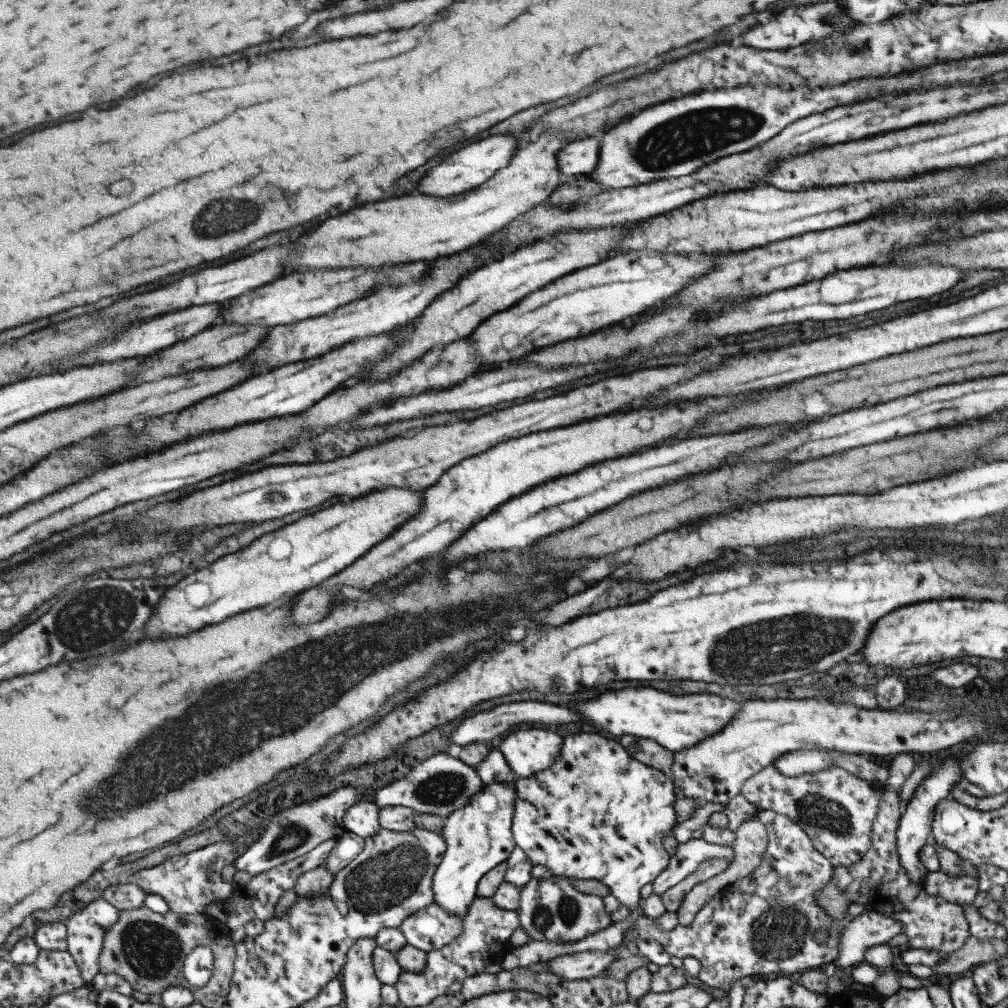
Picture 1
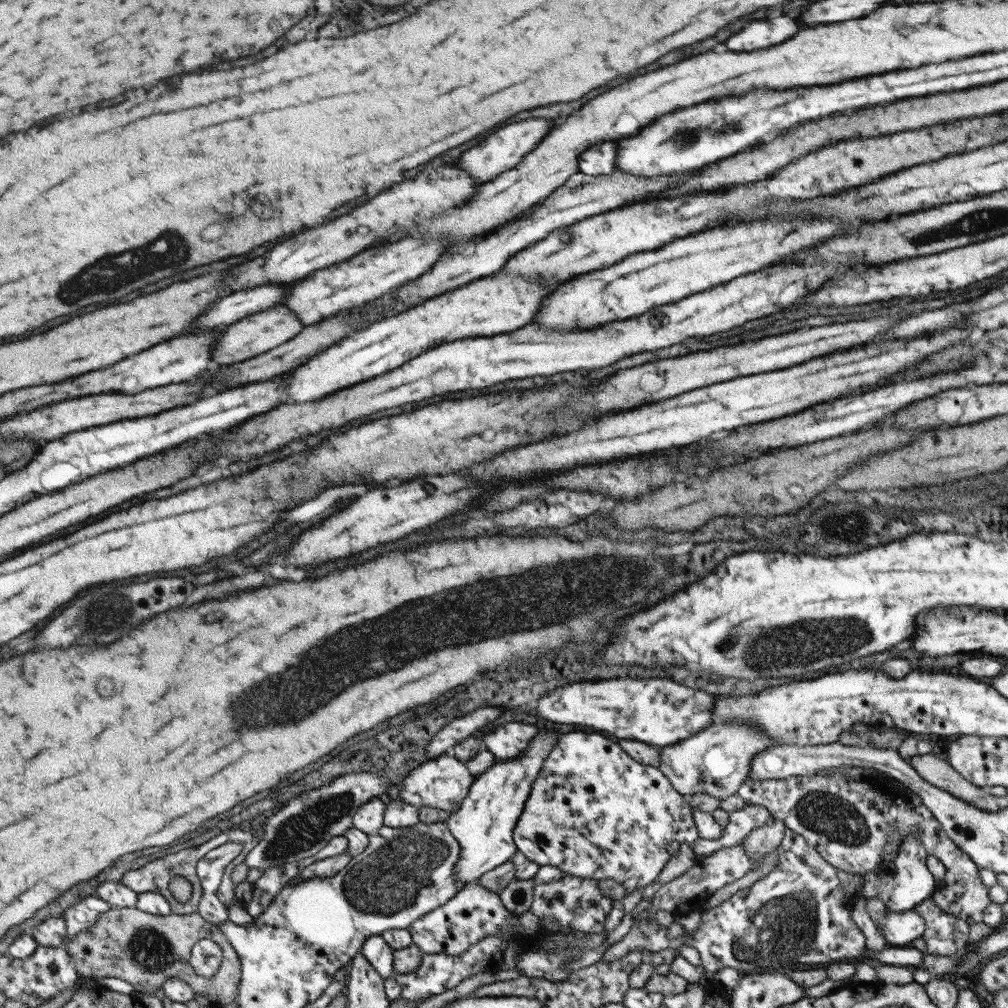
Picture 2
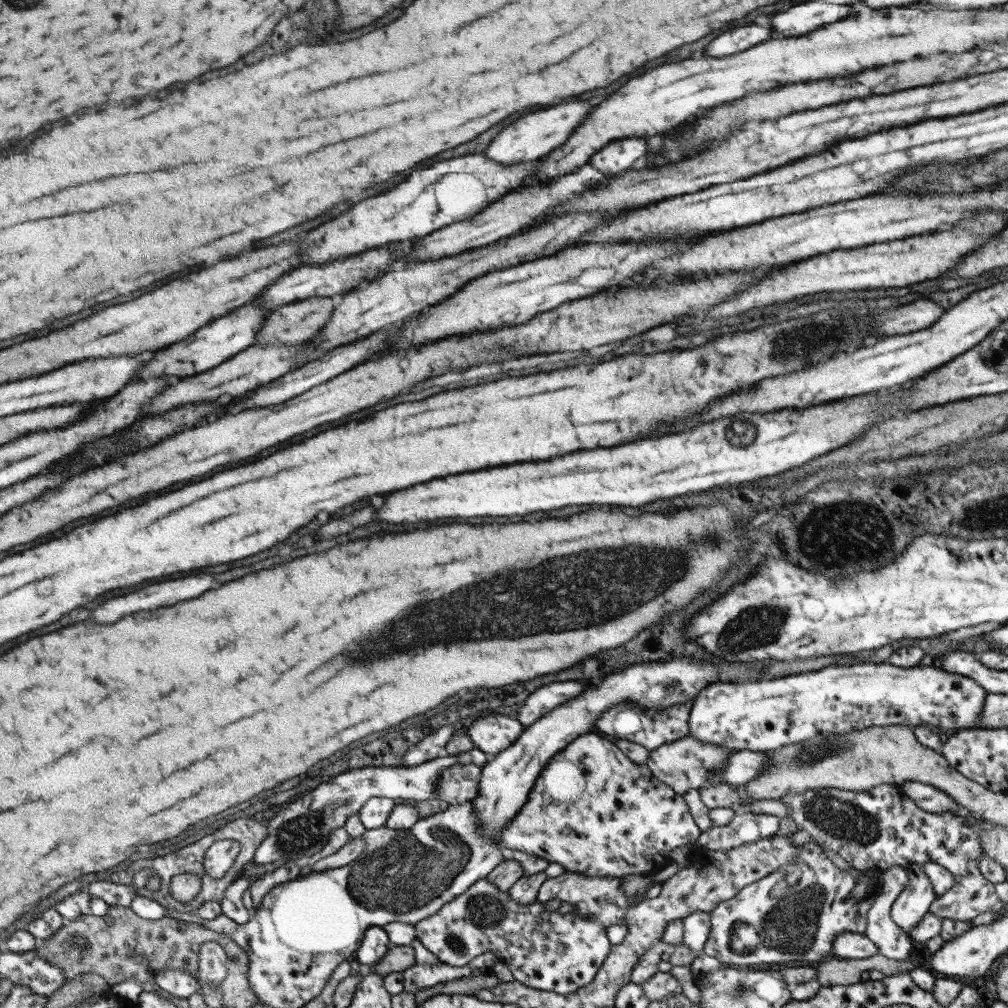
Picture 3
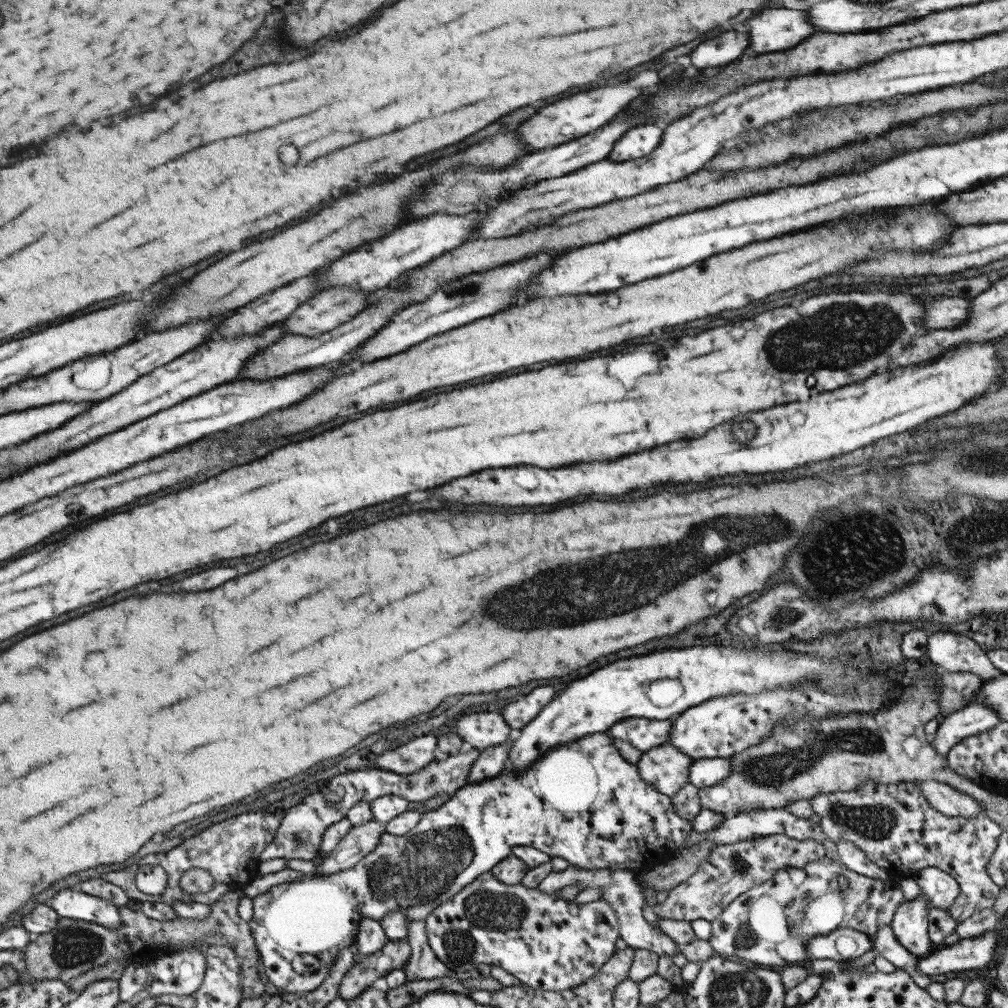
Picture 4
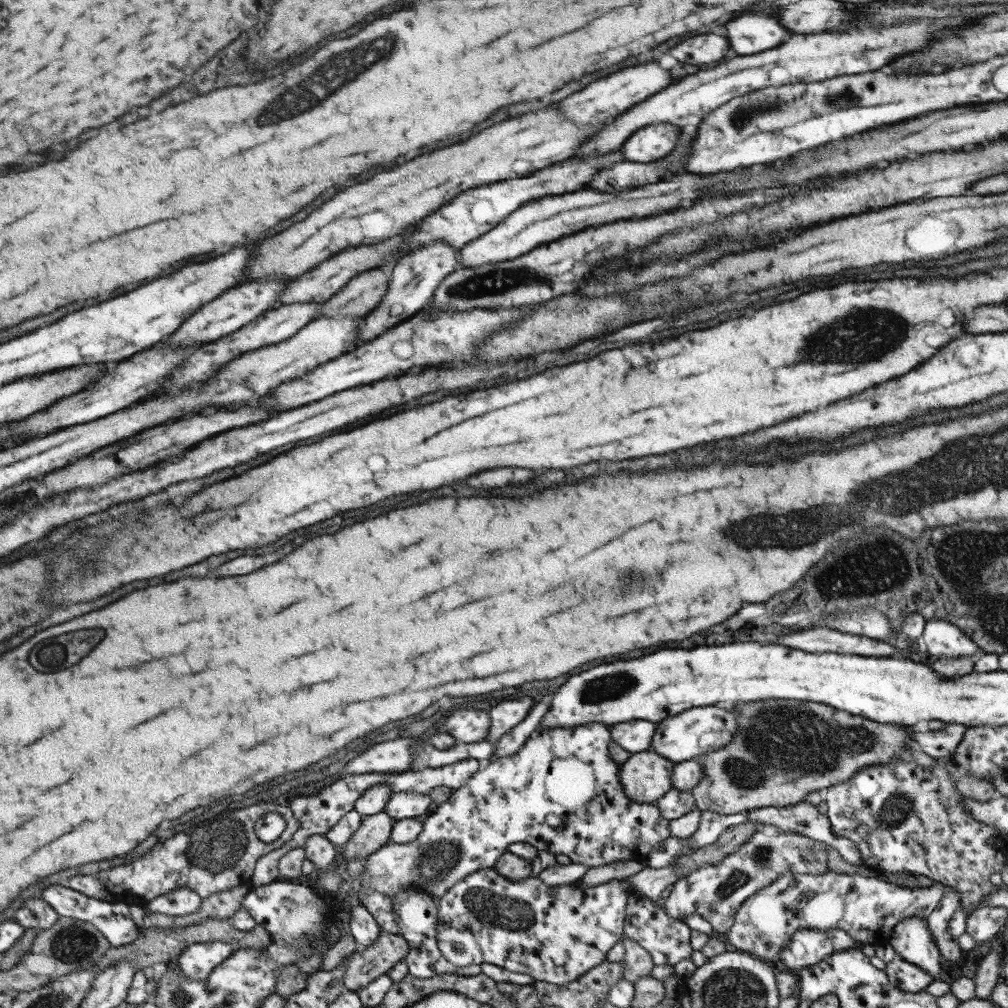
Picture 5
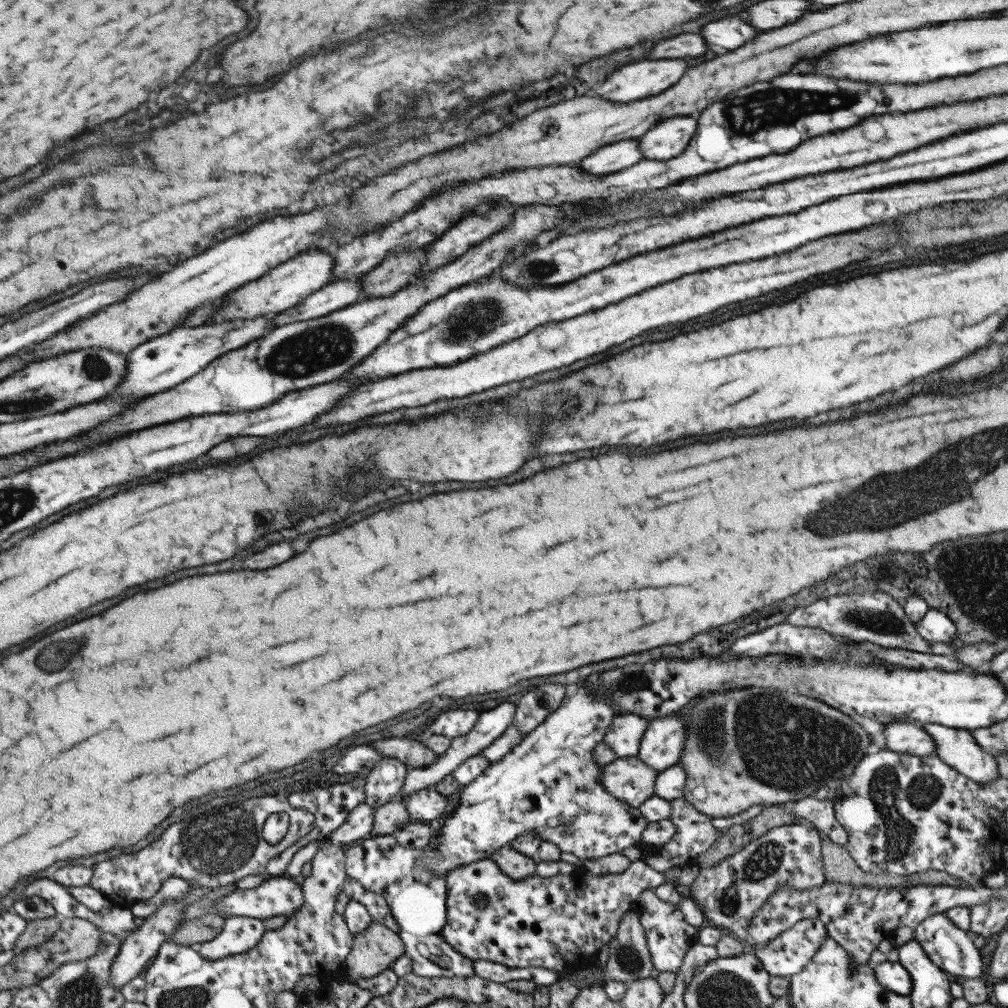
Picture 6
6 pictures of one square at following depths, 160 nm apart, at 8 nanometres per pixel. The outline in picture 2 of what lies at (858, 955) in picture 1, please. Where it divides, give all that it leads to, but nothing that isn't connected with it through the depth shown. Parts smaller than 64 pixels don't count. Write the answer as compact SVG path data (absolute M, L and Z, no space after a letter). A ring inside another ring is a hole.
M912 910L902 913L887 911L878 922L878 928L887 946L903 946L922 936L924 922Z

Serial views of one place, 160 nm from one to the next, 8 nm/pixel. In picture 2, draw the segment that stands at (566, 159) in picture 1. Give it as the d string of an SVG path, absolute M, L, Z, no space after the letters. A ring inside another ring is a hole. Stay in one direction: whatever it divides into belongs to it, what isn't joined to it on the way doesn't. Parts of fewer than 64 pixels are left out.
M613 141L592 144L578 157L578 172L586 175L606 175L615 170L616 144Z

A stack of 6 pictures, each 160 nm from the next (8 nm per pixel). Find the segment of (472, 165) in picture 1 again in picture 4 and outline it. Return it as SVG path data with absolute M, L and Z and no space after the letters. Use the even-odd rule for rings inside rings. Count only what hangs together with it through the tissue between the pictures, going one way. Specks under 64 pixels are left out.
M617 84L617 86L593 88L589 92L579 92L573 96L567 96L555 104L541 108L535 116L531 116L527 122L523 122L515 130L517 138L519 138L519 142L524 146L526 152L533 153L579 139L595 128L601 128L603 124L607 124L609 118L613 118L623 108L623 104L627 104L639 92L641 92L639 88L629 88L625 84Z

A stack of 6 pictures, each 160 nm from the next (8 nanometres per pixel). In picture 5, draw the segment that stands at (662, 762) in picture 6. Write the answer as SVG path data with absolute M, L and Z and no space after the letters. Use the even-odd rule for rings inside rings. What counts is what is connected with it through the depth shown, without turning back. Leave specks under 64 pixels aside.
M716 706L688 708L656 723L649 751L656 752L675 764L726 746L734 737L736 730L738 730L738 722L730 709Z

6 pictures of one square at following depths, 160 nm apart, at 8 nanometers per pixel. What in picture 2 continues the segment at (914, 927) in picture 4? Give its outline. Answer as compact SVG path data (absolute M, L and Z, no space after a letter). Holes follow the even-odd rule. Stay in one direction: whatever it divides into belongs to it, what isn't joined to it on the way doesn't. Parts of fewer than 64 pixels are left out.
M917 835L903 837L892 859L895 873L889 878L891 882L875 882L875 871L874 874L865 873L862 875L862 896L868 896L867 894L871 890L870 896L878 898L885 905L887 911L902 913L903 911L912 910L916 904L931 897L935 892L936 882L925 864L926 855L925 847L921 844Z

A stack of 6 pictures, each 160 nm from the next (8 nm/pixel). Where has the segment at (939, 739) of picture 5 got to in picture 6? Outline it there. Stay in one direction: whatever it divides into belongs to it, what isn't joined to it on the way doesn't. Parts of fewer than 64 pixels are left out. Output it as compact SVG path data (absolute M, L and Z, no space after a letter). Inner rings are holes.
M893 722L886 725L886 748L890 751L902 752L911 756L927 756L935 754L934 740L914 723Z

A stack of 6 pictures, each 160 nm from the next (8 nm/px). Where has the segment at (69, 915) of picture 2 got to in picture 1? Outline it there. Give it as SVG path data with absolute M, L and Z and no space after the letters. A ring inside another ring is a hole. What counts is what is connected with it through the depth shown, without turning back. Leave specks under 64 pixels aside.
M101 897L71 916L68 926L68 951L75 957L83 982L87 985L98 973L98 954L107 929L118 919L118 910Z

